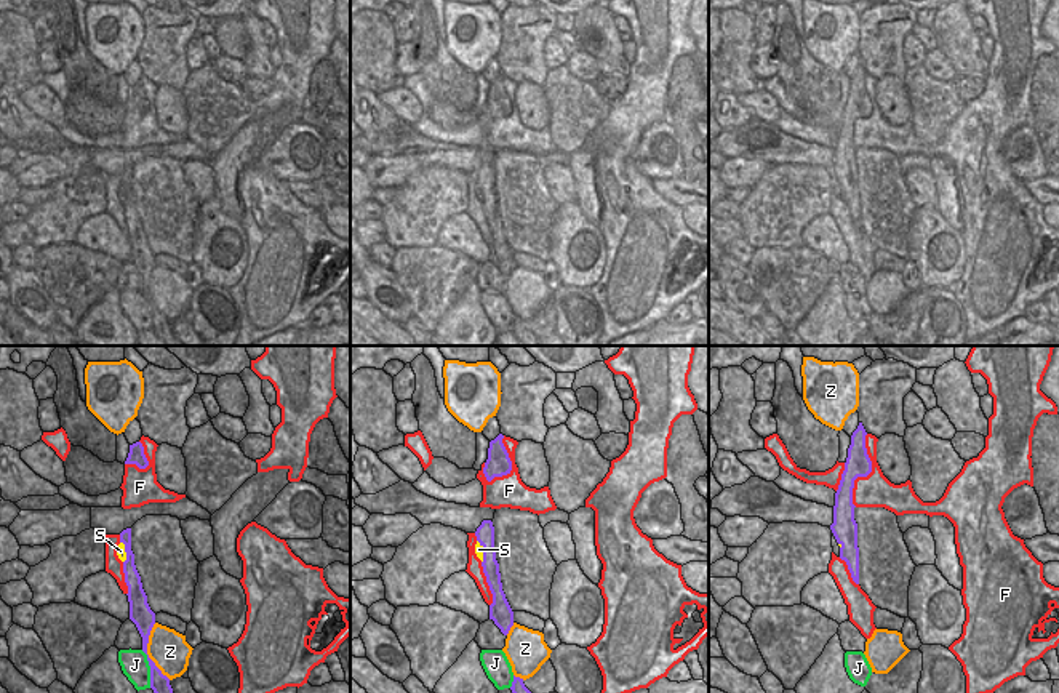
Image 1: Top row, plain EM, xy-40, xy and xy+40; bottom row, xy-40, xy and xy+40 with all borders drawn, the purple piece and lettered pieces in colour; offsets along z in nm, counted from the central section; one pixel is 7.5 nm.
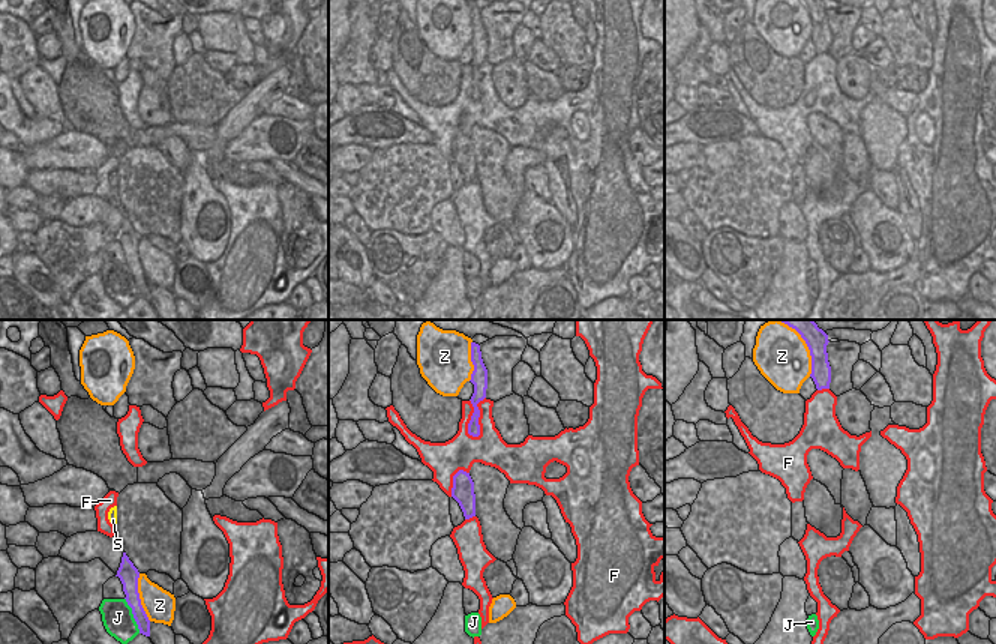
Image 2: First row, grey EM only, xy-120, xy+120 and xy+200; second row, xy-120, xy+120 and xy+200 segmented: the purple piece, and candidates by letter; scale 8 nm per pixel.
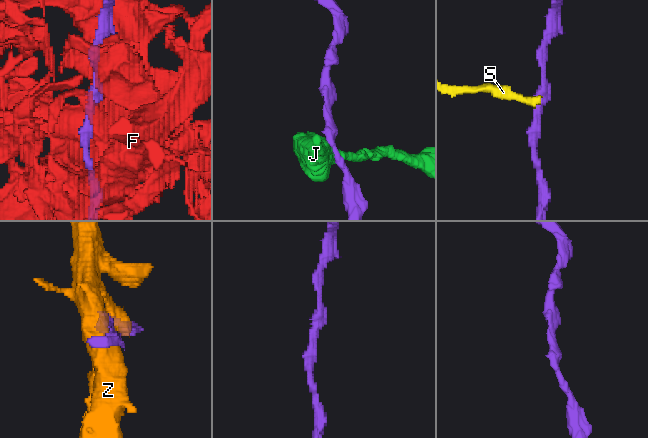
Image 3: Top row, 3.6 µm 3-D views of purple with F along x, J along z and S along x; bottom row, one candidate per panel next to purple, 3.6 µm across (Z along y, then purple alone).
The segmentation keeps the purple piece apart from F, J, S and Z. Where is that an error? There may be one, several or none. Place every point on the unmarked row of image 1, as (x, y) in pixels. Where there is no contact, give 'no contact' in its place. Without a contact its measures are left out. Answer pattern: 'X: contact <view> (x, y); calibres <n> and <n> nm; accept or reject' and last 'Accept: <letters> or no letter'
F: contact xy+40 (867, 116); calibres 190 and 260 nm; reject
J: contact xy-40 (151, 311); calibres 140 and 200 nm; reject
S: contact xy (483, 192); calibres 140 and 70 nm; reject
Z: contact xy-40 (146, 293); calibres 160 and 300 nm; reject
Accept: no letter

